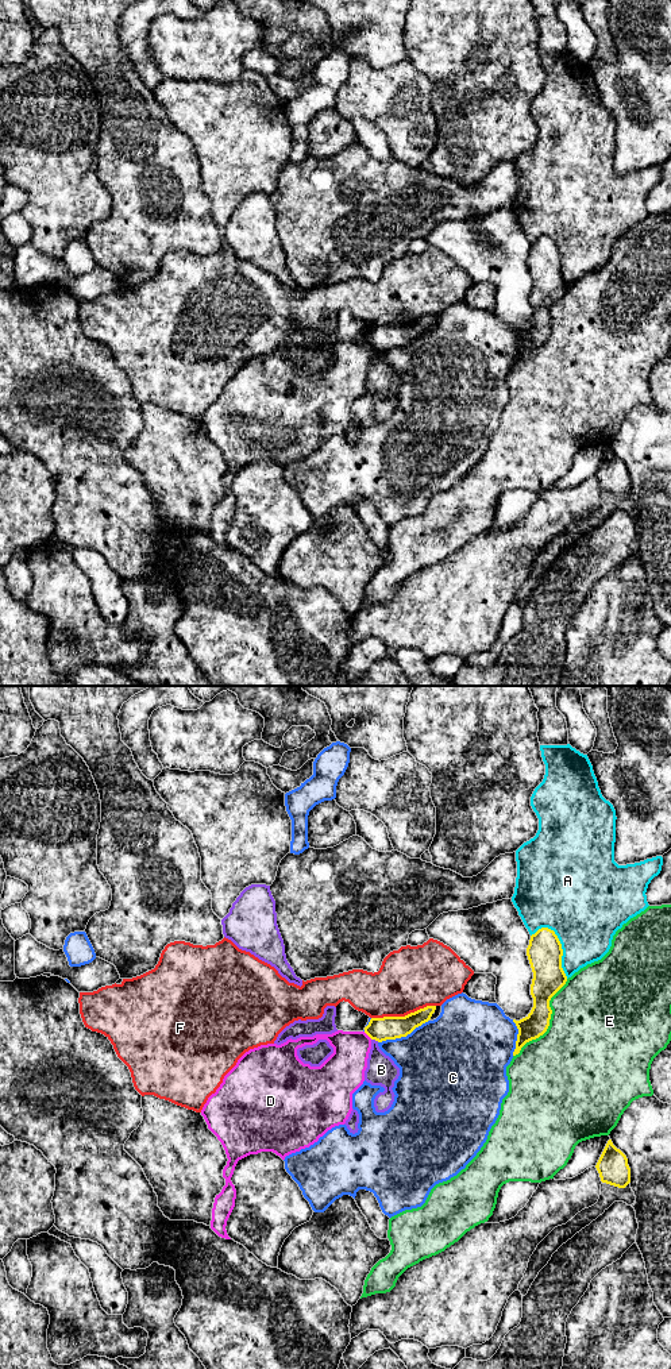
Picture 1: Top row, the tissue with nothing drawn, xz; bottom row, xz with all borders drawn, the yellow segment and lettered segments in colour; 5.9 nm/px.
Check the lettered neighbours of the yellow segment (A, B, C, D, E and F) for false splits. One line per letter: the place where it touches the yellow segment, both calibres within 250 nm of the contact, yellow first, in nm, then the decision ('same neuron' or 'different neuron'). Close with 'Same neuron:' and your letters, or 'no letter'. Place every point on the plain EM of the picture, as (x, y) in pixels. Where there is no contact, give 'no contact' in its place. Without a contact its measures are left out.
A: xz (560, 257) | 220/420 nm | different neuron
B: xz (376, 349) | 140/180 nm | different neuron
C: xz (403, 344) | 140/460 nm | different neuron
D: xz (367, 343) | 140/240 nm | different neuron
E: xz (548, 331) | 180/480 nm | different neuron
F: xz (403, 326) | 140/380 nm | different neuron
Same neuron: no letter

